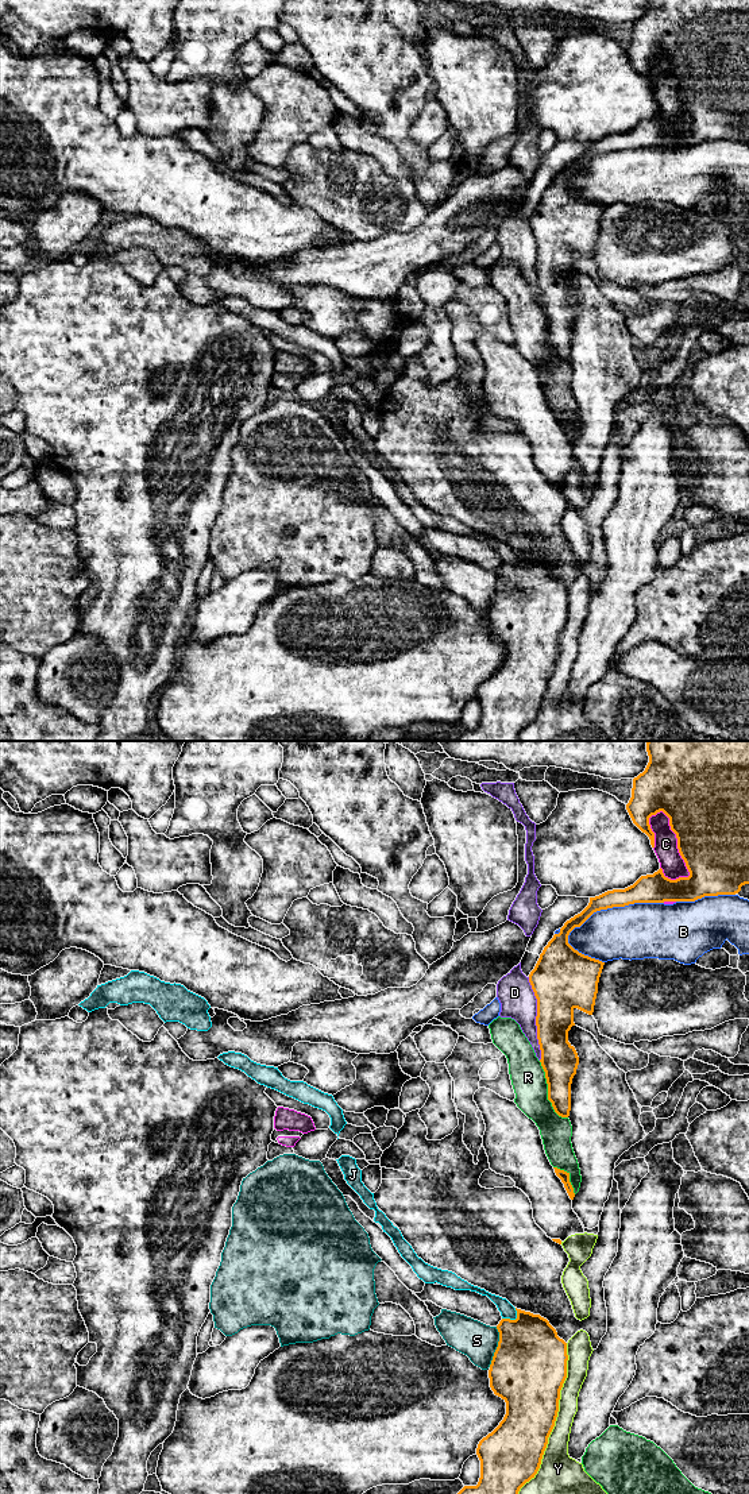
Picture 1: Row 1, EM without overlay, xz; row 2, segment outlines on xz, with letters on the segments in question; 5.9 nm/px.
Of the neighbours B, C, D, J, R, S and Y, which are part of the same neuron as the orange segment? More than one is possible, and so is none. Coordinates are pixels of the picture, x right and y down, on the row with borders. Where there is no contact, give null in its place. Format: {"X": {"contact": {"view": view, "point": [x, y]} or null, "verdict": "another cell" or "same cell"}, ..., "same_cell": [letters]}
{"B": {"contact": {"view": "xz", "point": [612, 907]}, "verdict": "another cell"}, "C": {"contact": {"view": "xz", "point": [678, 844]}, "verdict": "another cell"}, "D": {"contact": {"view": "xz", "point": [536, 1019]}, "verdict": "another cell"}, "J": {"contact": {"view": "xz", "point": [513, 1320]}, "verdict": "another cell"}, "R": {"contact": {"view": "xz", "point": [548, 1092]}, "verdict": "another cell"}, "S": {"contact": {"view": "xz", "point": [497, 1347]}, "verdict": "another cell"}, "Y": {"contact": {"view": "xz", "point": [555, 1419]}, "verdict": "another cell"}, "same_cell": []}

